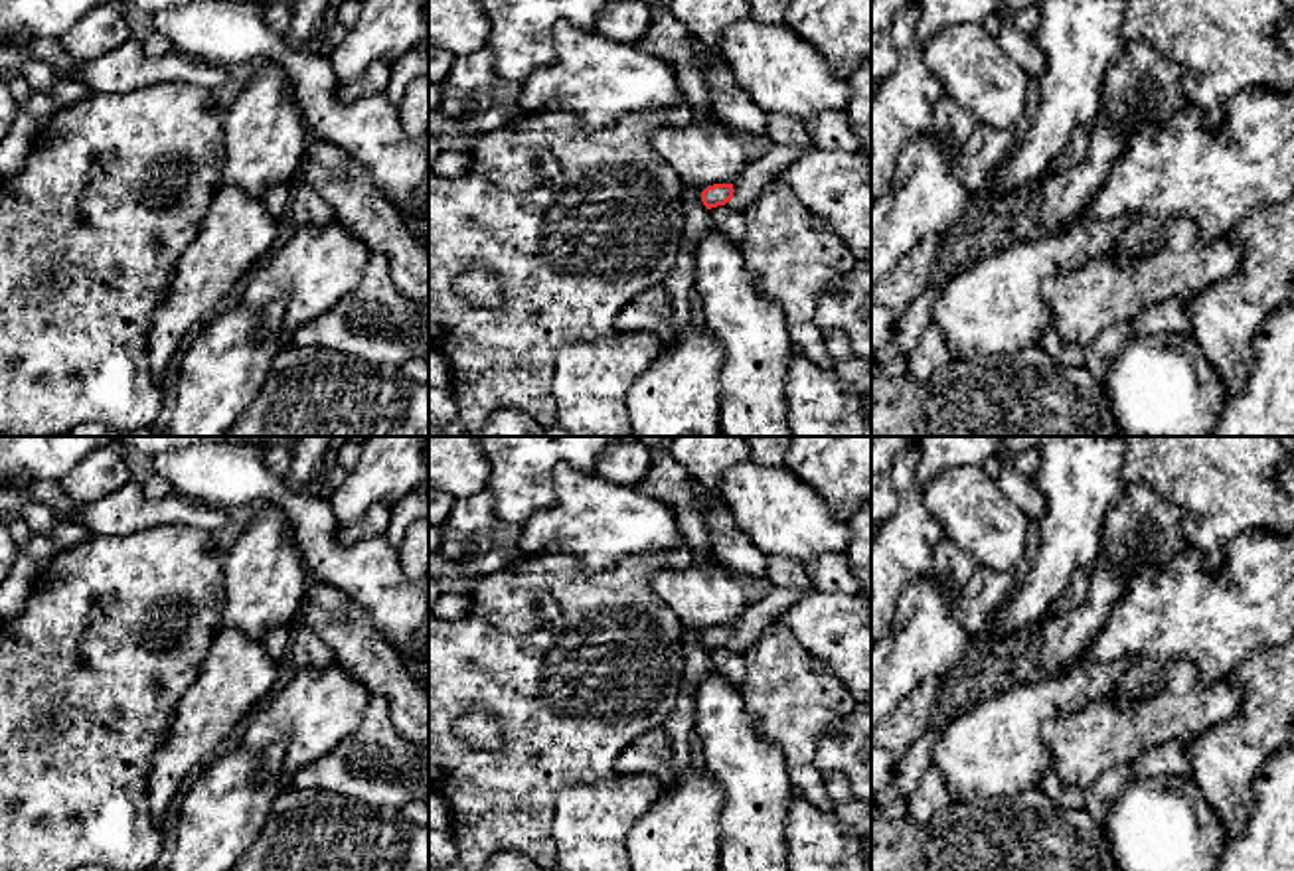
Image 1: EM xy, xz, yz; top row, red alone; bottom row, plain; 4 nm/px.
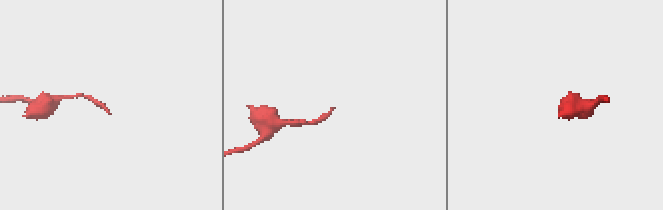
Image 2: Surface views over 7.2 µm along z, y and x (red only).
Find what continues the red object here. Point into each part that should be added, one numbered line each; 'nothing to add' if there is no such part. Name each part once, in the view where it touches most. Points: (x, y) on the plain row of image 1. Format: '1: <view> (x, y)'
1: xz (759, 615)

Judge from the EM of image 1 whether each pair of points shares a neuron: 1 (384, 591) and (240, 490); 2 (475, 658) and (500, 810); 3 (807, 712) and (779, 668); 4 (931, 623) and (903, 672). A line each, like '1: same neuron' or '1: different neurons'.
1: same neuron
2: same neuron
3: same neuron
4: same neuron

